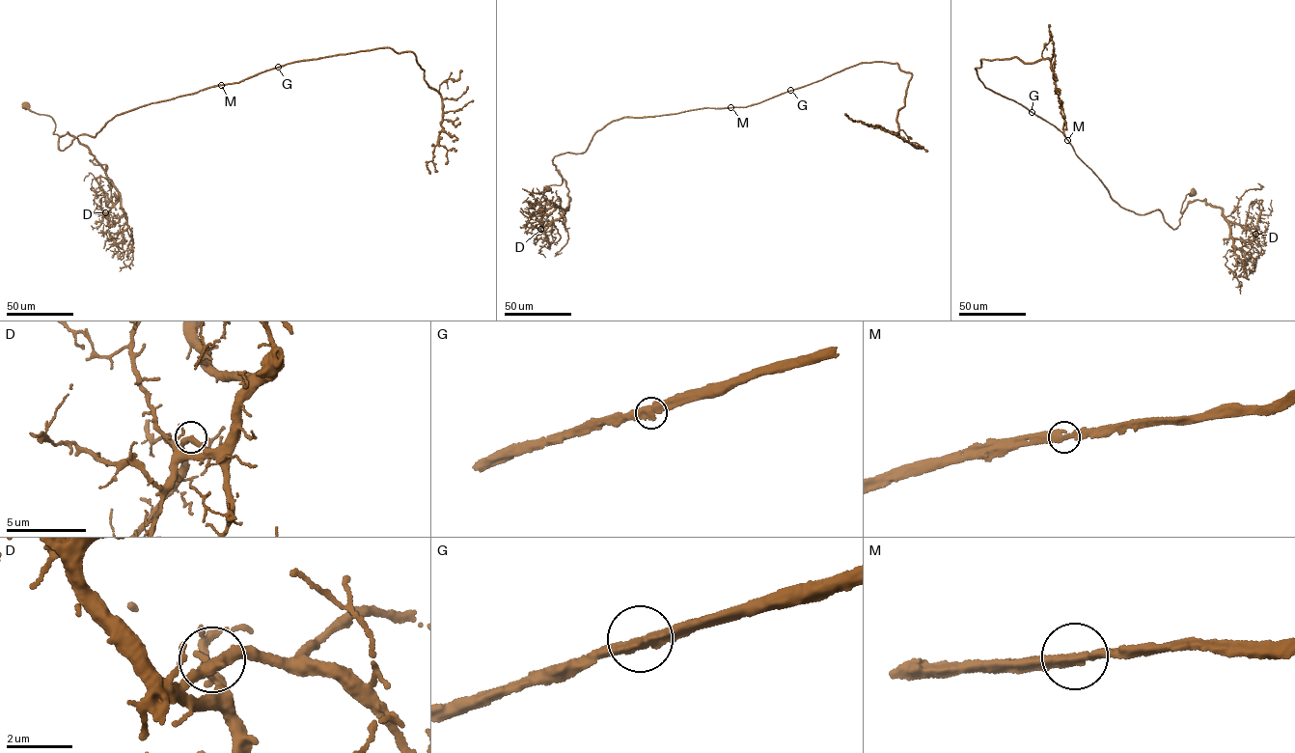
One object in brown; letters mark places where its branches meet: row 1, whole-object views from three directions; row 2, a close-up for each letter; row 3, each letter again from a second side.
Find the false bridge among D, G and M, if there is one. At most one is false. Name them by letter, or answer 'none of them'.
none of them

